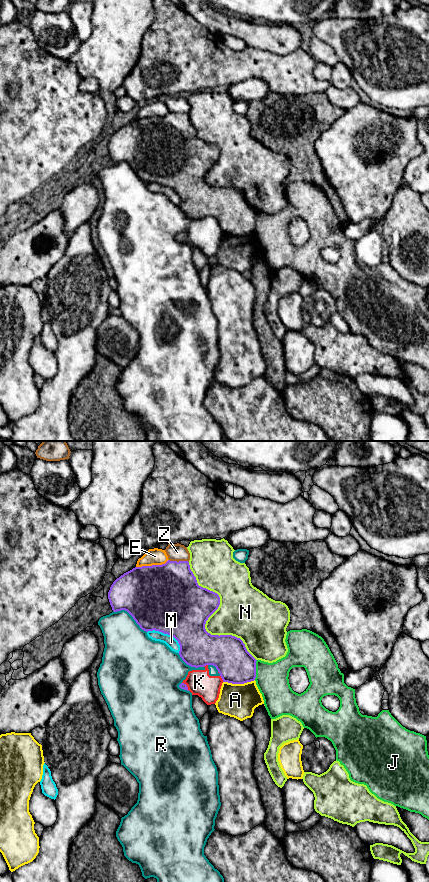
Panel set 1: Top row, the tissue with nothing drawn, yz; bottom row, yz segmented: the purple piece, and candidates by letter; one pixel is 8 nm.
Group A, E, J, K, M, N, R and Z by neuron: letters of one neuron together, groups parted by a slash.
A / E / J / K R / M / N / Z

